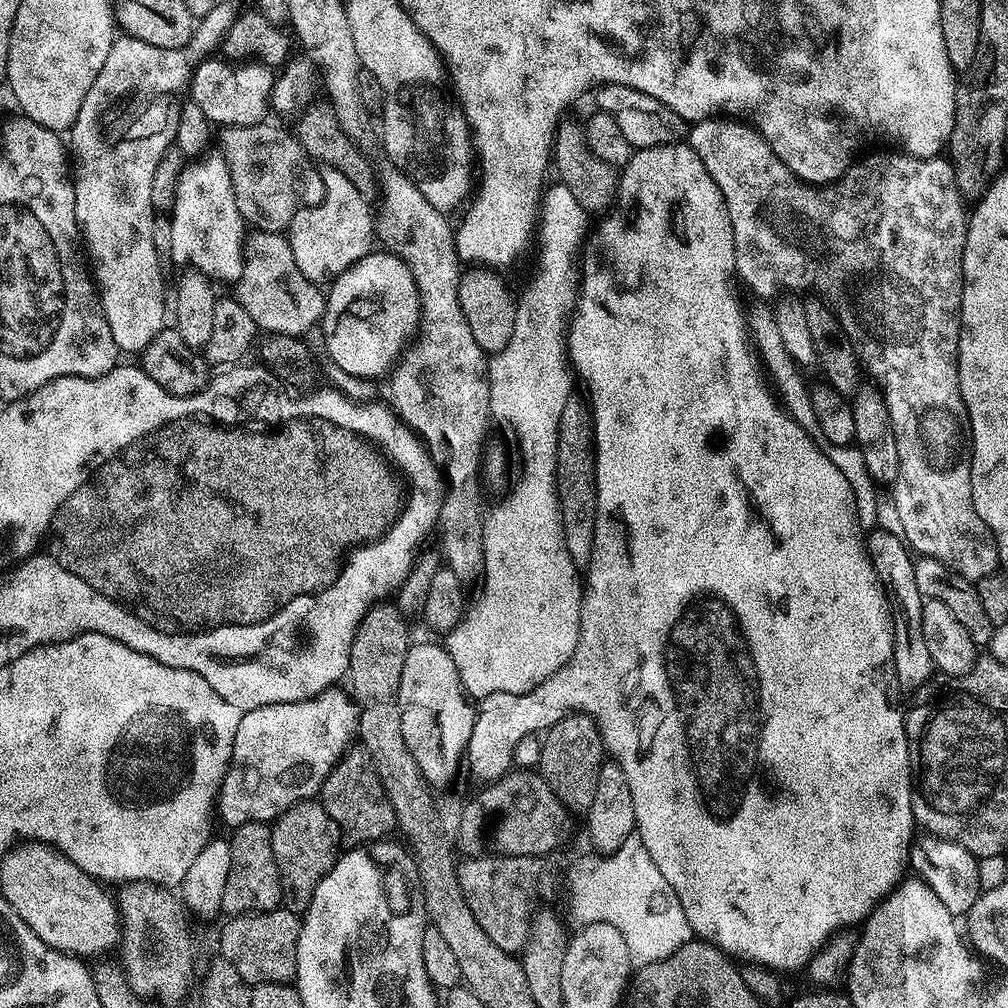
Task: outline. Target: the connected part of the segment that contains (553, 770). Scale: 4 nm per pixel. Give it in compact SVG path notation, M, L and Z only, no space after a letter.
M570 712L563 716L554 727L543 733L540 740L538 771L550 786L550 790L554 790L556 797L564 803L565 808L573 813L584 814L594 802L594 794L598 790L598 770L602 770L605 759L604 737L600 735L594 718L590 718L586 712Z

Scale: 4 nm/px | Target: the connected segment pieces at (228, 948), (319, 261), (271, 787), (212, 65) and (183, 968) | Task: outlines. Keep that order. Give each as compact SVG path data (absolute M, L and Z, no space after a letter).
M281 906L272 912L249 912L246 916L225 919L220 928L220 952L227 963L242 974L249 986L286 984L296 979L296 955L301 917Z
M327 169L324 176L324 201L316 204L313 208L297 207L296 214L292 219L292 225L286 229L286 235L290 242L290 250L294 250L294 260L298 262L298 270L306 274L306 278L317 282L331 282L337 276L341 276L354 262L358 262L362 257L367 256L374 248L374 212L368 209L369 201L343 174L338 174L338 170Z
M329 689L313 700L299 700L285 704L271 704L255 708L241 715L238 734L234 734L232 761L228 763L228 773L216 797L215 811L220 812L220 820L229 824L229 829L240 828L246 822L275 821L286 810L304 800L311 800L319 793L330 770L348 751L360 726L360 709L347 691Z
M205 58L193 67L190 81L190 98L198 102L202 114L213 125L240 127L263 121L270 112L273 69L263 62L240 64L235 68L224 60Z
M148 883L127 884L119 892L123 930L120 943L123 962L120 964L132 990L141 998L184 995L194 972L194 944L181 899L163 885Z

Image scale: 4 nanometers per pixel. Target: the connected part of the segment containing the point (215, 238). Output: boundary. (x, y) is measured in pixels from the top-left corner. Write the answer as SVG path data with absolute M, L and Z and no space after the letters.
M201 155L193 162L185 163L180 171L176 197L172 199L170 217L173 230L171 231L171 245L173 246L170 257L171 263L189 264L188 268L195 270L213 282L230 280L236 282L240 279L244 270L246 259L246 236L244 229L246 223L242 214L239 213L238 204L235 201L234 186L231 182L231 174L223 155Z

